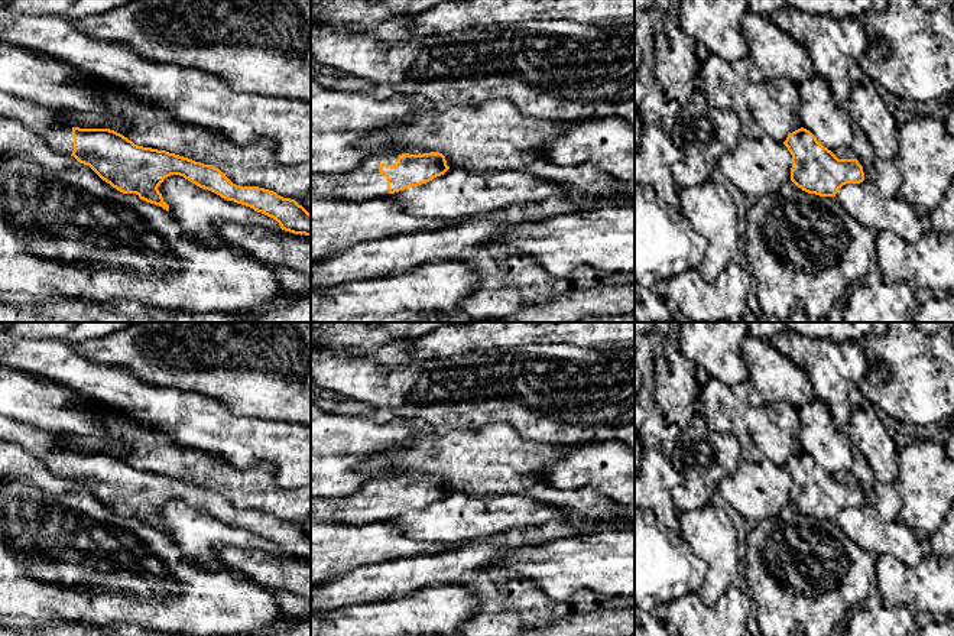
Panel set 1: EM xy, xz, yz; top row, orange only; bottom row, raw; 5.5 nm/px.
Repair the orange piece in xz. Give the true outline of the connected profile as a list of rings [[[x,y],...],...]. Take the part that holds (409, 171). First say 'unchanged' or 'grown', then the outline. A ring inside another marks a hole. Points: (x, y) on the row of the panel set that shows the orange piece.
grown; [[[442,153],[369,156],[357,168],[334,175],[311,175],[311,199],[370,201],[418,186],[444,175]]]

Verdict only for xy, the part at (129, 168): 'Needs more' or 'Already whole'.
Needs more

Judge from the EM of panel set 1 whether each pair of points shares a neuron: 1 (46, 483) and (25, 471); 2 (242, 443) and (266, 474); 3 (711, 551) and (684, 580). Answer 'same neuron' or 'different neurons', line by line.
1: same neuron
2: different neurons
3: different neurons

